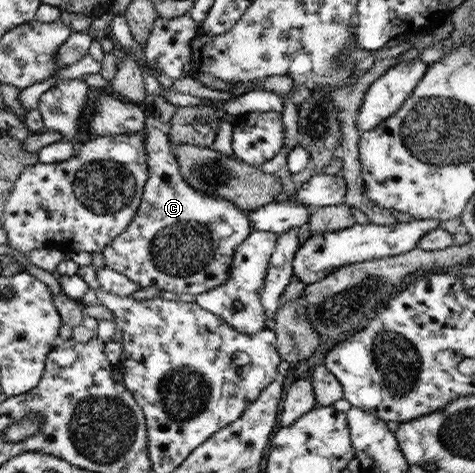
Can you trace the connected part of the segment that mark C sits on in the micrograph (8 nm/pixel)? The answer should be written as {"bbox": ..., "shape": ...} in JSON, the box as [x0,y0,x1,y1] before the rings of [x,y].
{"bbox":[101,127,253,296],"shape":[[[149,127],[145,129],[143,145],[147,148],[149,179],[146,181],[141,207],[126,231],[115,237],[101,251],[105,267],[129,277],[131,281],[141,285],[141,288],[155,285],[163,291],[173,291],[178,295],[189,293],[197,296],[223,285],[229,279],[235,249],[253,231],[249,211],[227,199],[207,195],[191,187],[179,170],[168,134],[158,128]]]}

